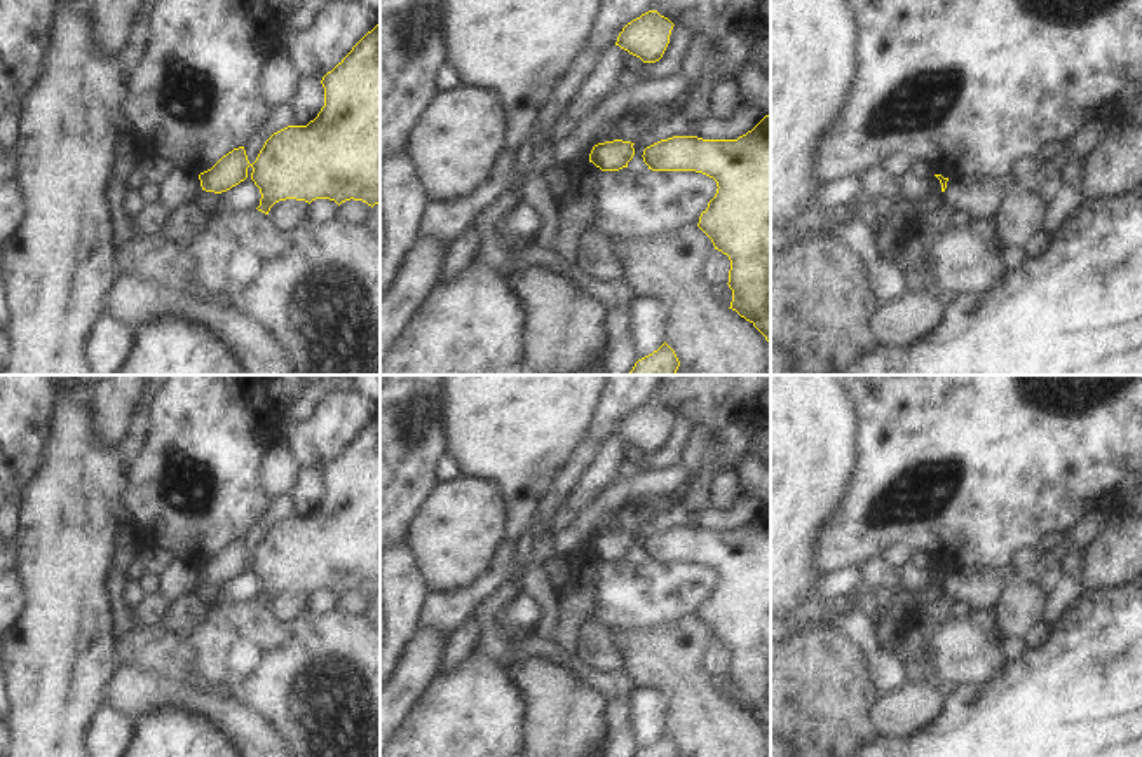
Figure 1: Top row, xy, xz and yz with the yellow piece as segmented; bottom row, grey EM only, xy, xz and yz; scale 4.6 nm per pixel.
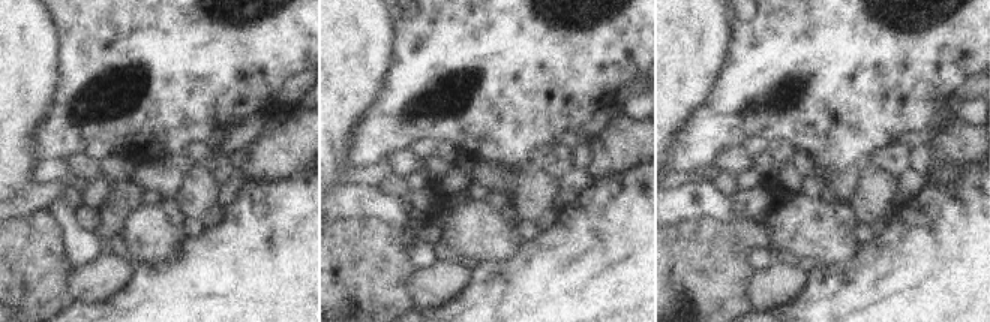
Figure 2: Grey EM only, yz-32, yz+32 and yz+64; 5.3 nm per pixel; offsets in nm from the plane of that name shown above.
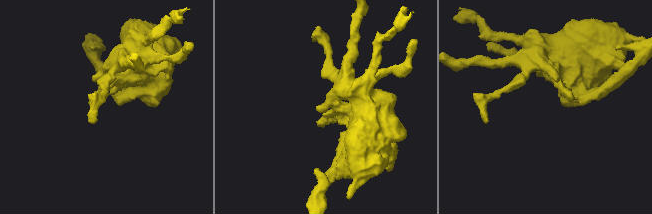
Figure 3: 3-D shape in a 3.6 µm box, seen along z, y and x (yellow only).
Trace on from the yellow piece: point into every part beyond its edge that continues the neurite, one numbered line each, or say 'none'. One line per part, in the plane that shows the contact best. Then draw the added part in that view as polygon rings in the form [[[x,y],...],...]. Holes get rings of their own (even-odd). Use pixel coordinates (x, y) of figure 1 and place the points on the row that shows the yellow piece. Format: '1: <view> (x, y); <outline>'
none

